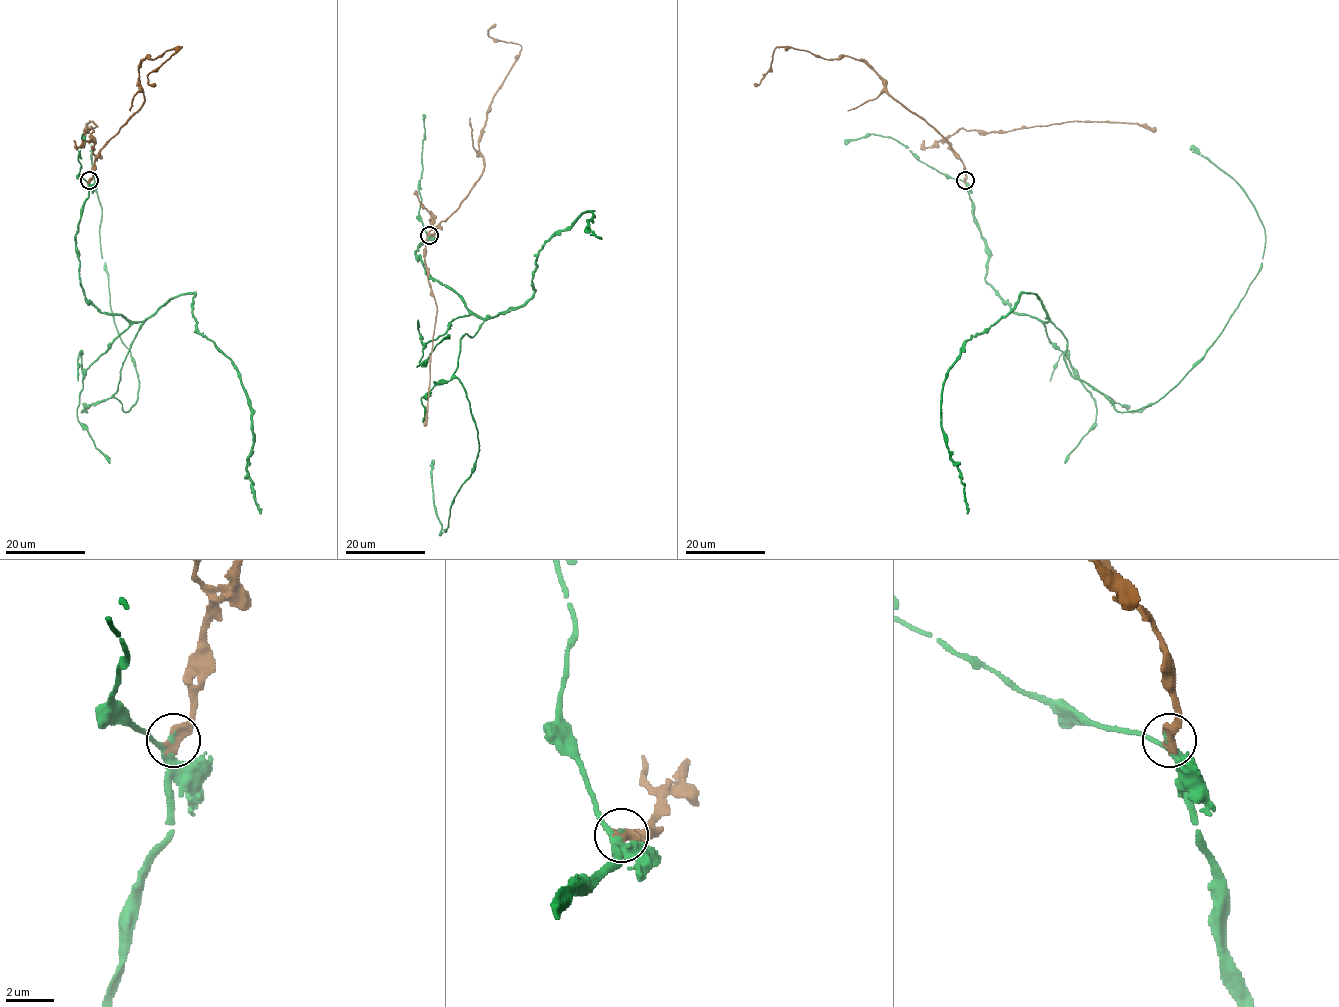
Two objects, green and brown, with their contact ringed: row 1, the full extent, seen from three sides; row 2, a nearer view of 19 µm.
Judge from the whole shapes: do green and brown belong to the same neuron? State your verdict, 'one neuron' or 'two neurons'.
one neuron

